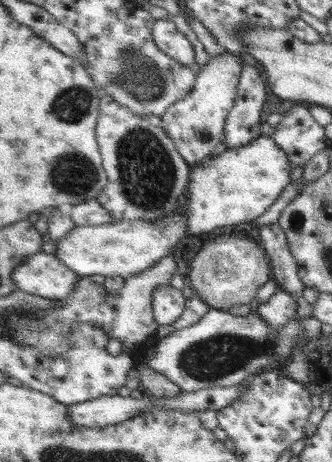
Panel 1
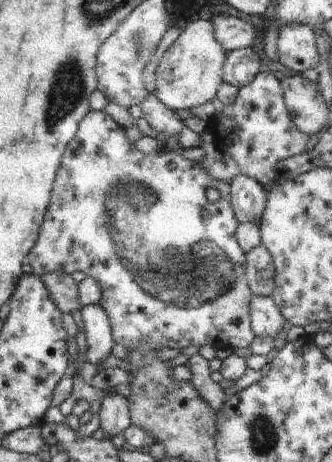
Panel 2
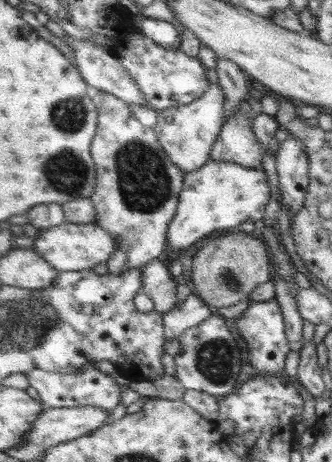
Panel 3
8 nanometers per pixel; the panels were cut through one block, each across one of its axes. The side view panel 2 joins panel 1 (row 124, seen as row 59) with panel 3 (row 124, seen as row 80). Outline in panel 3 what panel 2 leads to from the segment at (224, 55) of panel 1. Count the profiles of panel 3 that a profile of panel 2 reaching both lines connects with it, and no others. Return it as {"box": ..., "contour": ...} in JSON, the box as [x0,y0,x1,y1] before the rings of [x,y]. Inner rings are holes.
{"box":[155,84,227,174],"contour":[[[211,84],[207,94],[197,102],[175,106],[167,110],[157,110],[157,124],[155,130],[159,132],[159,140],[163,150],[171,158],[175,166],[183,174],[191,174],[201,170],[211,162],[211,154],[215,150],[215,142],[219,142],[219,134],[223,134],[225,126],[225,110],[227,110],[227,96],[221,84]]]}

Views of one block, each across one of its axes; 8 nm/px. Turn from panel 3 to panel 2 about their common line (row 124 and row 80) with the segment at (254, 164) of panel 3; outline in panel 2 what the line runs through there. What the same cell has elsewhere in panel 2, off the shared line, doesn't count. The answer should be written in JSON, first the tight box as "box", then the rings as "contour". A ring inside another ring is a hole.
{"box":[223,48,263,88],"contour":[[[253,48],[227,54],[227,64],[223,70],[225,84],[237,86],[237,88],[249,86],[261,74],[261,68],[263,68],[261,60],[263,58],[259,58],[259,54]]]}

